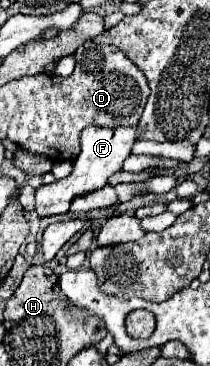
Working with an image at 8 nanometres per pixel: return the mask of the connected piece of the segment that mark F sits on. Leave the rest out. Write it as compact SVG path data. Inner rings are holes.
M87 126L81 132L81 154L73 160L73 170L67 178L55 180L53 184L43 184L35 190L35 202L37 202L37 214L39 216L53 216L53 214L65 214L69 212L71 202L77 198L77 194L91 194L99 188L103 188L111 174L121 170L123 160L129 156L133 142L137 140L137 128L97 128Z

